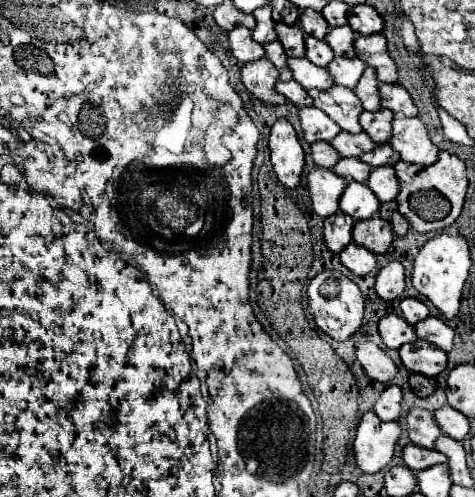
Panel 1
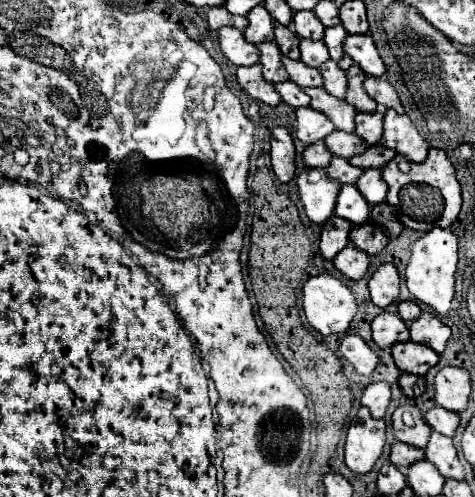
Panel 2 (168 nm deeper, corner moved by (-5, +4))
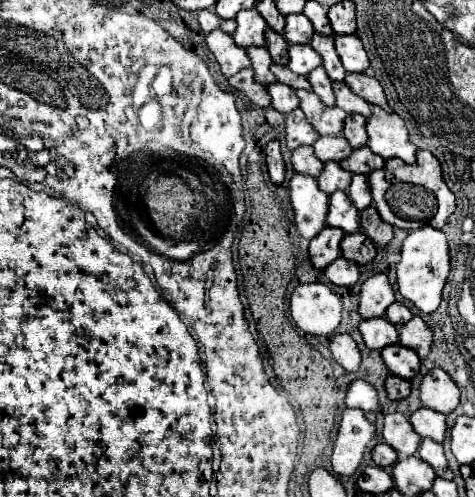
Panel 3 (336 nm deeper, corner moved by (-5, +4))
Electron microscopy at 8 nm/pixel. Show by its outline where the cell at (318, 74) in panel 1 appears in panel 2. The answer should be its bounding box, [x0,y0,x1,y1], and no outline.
[282,57,324,89]

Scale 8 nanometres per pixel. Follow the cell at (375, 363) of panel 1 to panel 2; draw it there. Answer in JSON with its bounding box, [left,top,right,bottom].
[340,335,380,375]

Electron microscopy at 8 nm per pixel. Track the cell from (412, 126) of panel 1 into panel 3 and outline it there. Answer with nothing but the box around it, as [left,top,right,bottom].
[366,107,416,163]

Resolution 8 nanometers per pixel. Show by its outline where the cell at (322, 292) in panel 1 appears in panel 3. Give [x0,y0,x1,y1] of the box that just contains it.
[290,285,342,335]

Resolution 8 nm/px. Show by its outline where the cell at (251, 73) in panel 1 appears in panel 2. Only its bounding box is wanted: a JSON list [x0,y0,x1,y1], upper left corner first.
[236,63,282,105]

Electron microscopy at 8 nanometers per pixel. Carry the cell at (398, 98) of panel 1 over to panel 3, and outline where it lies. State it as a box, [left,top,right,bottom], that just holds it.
[344,73,390,111]

